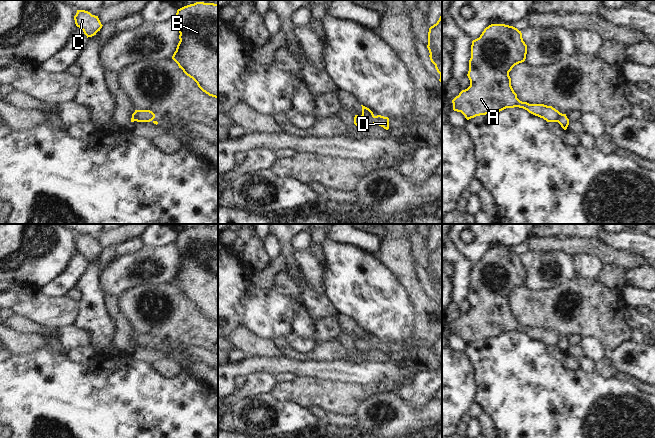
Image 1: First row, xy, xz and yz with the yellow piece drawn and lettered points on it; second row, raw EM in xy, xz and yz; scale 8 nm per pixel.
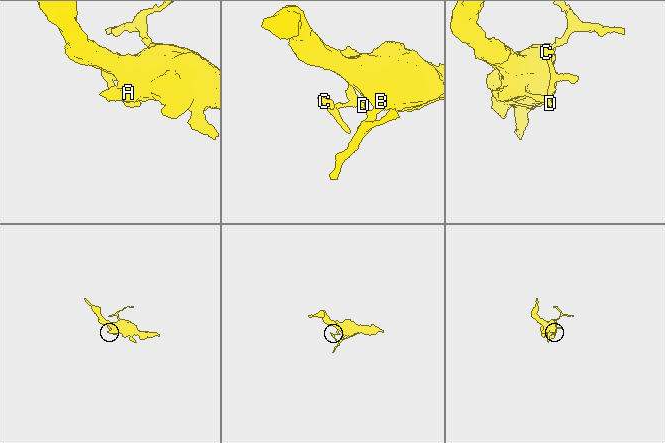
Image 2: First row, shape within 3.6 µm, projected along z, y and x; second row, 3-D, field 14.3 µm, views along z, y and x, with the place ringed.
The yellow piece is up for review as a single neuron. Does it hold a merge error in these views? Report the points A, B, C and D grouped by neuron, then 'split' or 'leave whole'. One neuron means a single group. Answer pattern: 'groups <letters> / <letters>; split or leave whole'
groups A B / C D; split

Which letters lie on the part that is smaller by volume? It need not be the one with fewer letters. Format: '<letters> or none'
C, D

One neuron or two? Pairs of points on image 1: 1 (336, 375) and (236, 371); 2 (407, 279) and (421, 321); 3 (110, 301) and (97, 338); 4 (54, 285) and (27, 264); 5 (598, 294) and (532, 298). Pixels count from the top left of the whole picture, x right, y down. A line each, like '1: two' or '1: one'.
1: one
2: one
3: two
4: two
5: one

